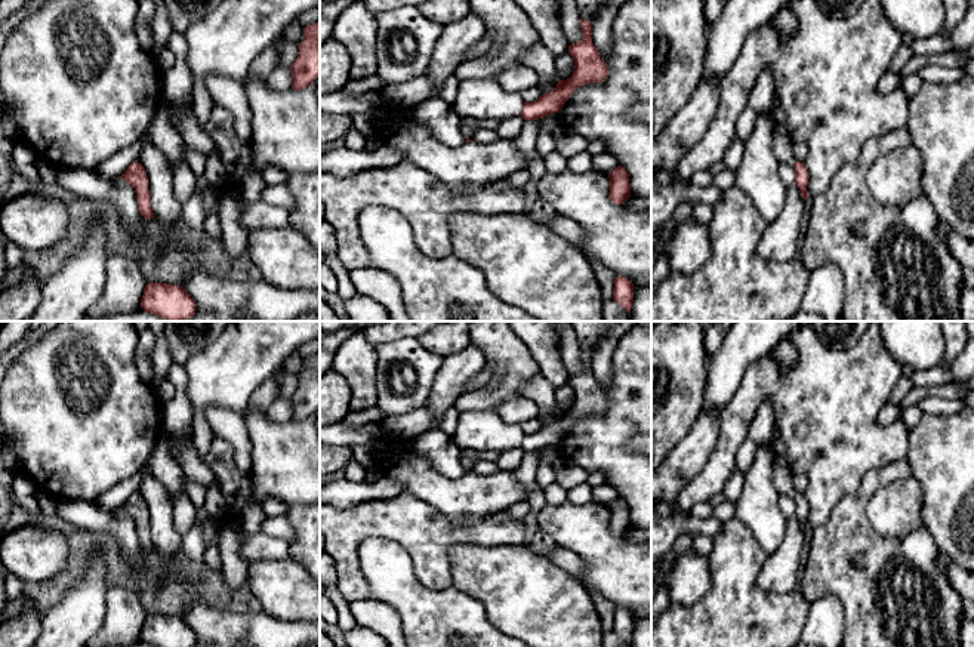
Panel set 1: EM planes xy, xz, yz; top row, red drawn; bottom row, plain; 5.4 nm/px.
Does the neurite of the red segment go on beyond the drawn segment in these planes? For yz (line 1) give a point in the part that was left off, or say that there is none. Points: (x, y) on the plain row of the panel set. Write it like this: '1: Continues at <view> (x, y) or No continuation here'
1: No continuation here

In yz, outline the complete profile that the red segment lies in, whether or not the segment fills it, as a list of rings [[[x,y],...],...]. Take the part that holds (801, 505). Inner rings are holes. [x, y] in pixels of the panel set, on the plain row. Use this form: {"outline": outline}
{"outline": [[[796,493],[793,497],[795,497],[795,517],[799,520],[801,527],[805,532],[807,529],[810,529],[807,523],[807,517],[810,511],[808,502],[805,496],[799,493]]]}

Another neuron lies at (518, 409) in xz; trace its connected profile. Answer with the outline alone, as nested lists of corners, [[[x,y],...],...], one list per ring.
[[[515,395],[502,401],[494,412],[503,422],[521,425],[539,416],[539,406],[524,395]]]

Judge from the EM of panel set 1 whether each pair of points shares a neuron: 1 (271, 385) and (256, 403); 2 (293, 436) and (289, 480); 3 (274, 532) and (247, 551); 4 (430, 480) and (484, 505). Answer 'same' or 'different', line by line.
1: same
2: same
3: different
4: same

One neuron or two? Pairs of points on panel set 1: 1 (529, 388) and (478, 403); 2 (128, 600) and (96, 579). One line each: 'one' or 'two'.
1: two
2: two

